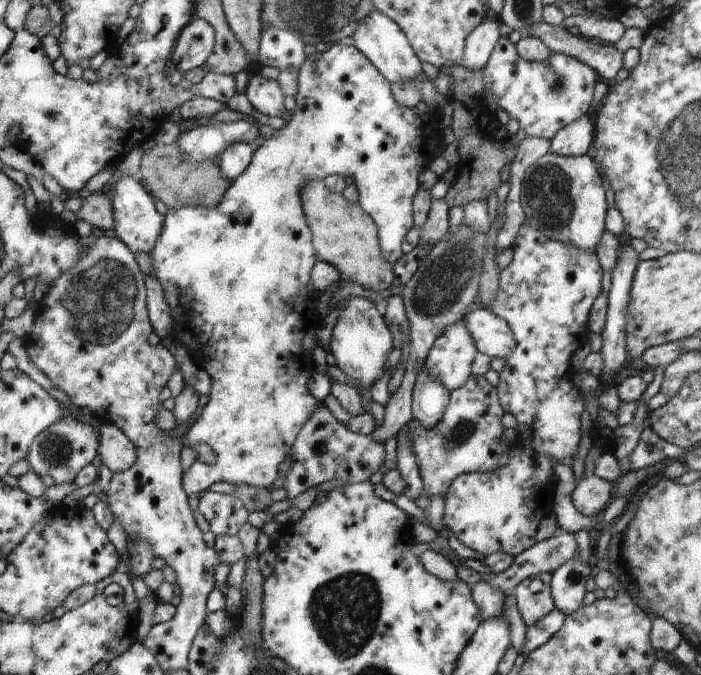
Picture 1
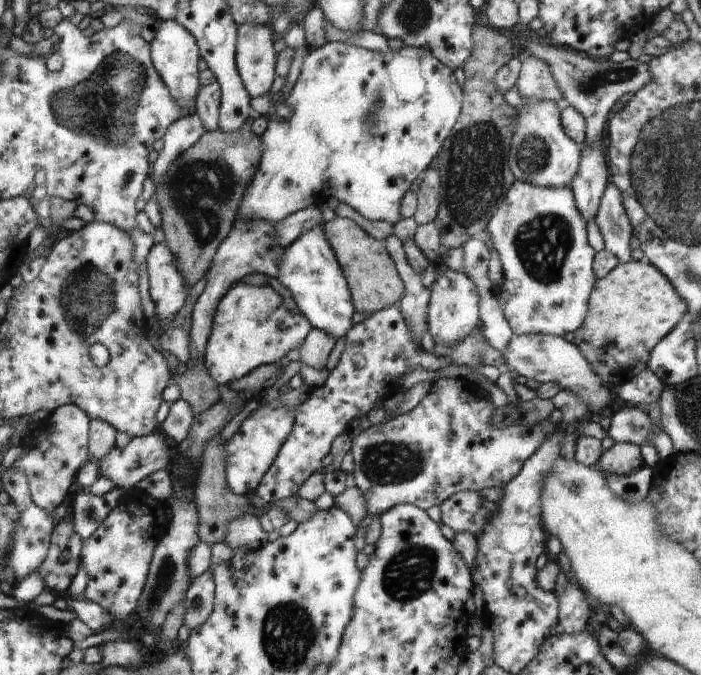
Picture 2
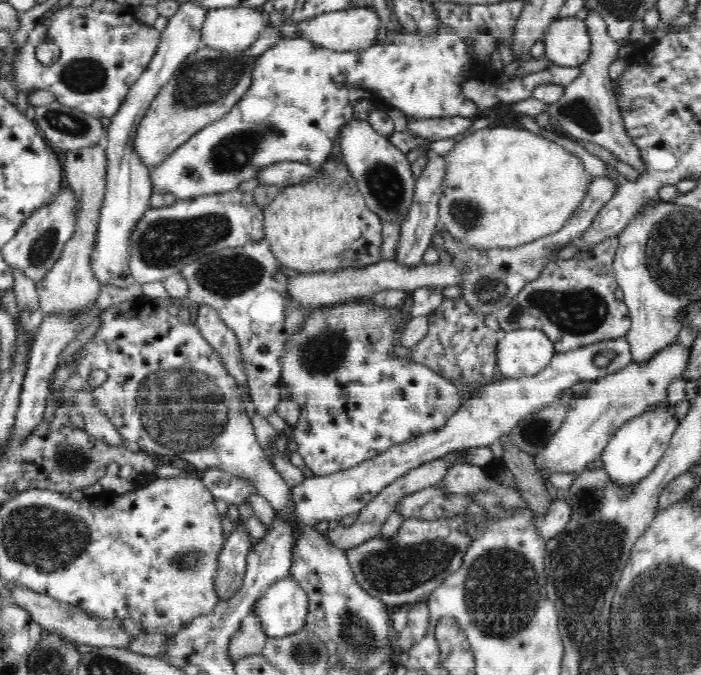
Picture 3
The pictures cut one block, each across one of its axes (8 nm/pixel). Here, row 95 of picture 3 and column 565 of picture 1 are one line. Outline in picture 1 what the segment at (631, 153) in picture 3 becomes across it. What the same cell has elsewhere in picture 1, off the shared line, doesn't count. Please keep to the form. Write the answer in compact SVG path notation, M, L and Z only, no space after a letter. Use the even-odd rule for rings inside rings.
M579 557L577 560L570 558L562 566L558 566L551 574L551 595L554 606L569 615L576 612L582 606L586 585L591 578L591 568L582 562Z

